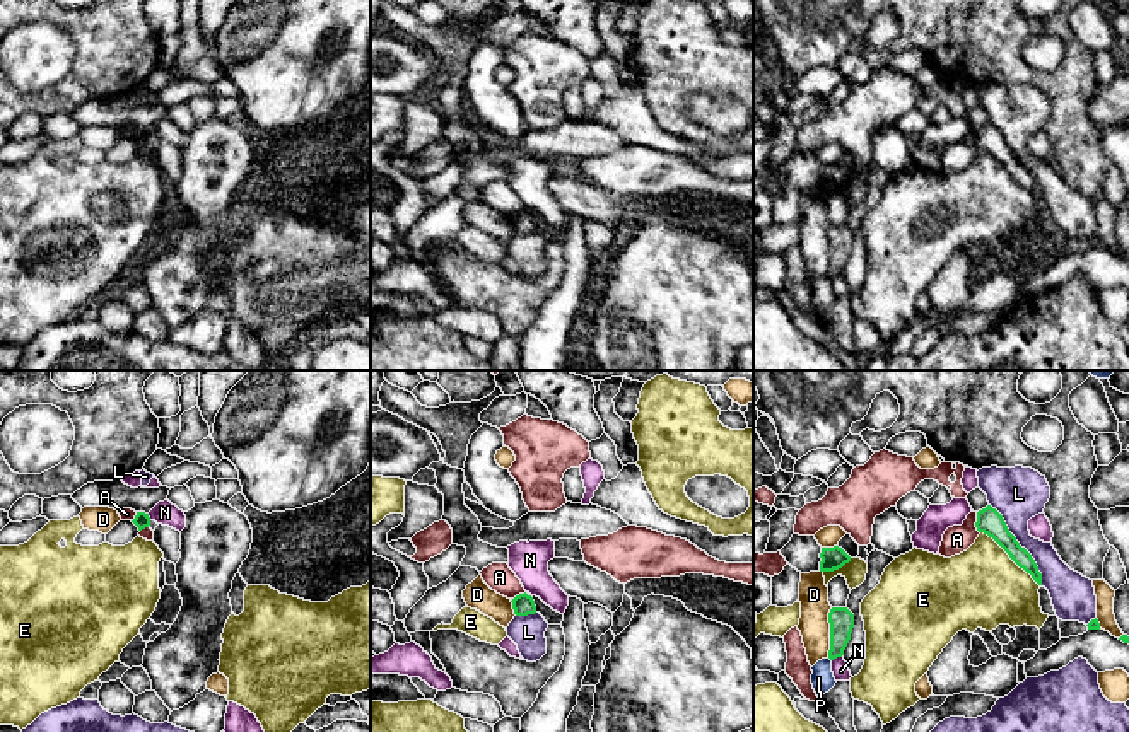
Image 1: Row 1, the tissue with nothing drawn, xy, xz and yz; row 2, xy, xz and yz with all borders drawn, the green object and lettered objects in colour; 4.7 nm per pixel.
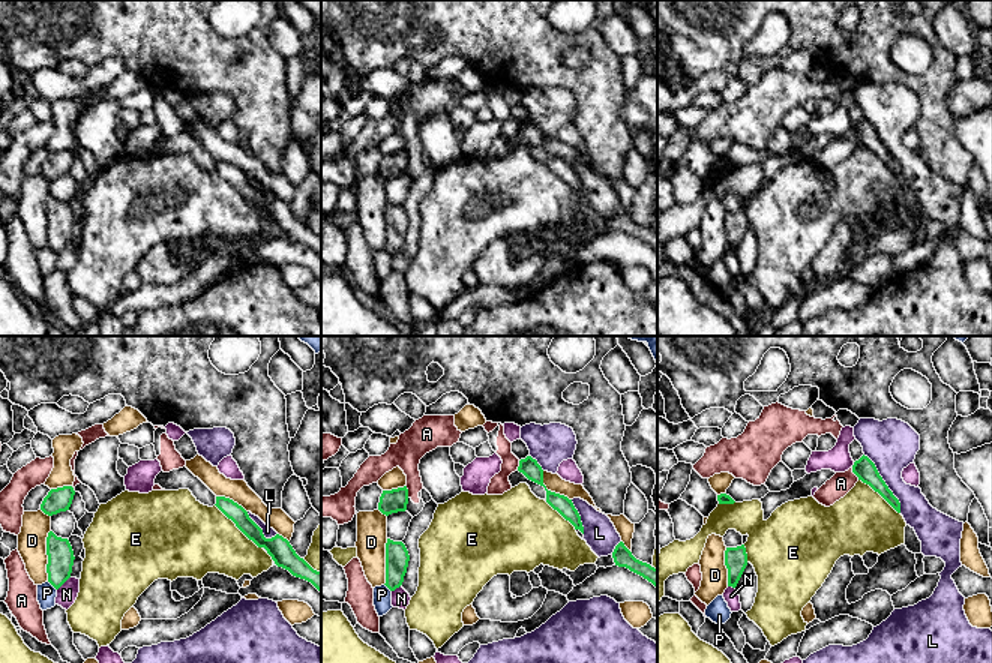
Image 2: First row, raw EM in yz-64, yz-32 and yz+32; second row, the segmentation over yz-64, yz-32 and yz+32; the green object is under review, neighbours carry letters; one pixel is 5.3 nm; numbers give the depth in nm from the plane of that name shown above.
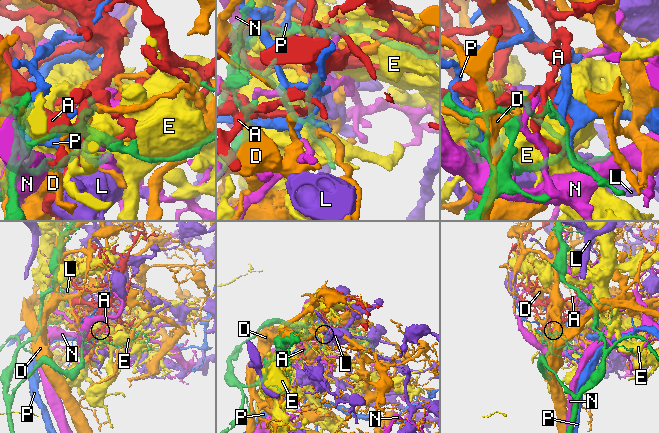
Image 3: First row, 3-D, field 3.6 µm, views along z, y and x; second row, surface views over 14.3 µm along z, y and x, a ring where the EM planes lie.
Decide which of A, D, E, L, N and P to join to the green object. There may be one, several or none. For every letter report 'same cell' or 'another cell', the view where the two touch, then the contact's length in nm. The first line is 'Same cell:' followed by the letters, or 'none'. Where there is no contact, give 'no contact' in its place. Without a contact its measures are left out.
Same cell: none
A: another cell; meets green in yz; contact 110 nm long
D: another cell; meets green in yz; contact 240 nm long
E: another cell; meets green in yz; contact 380 nm long
L: another cell; meets green in yz; contact 460 nm long
N: another cell; meets green in yz; contact 50 nm long
P: another cell; no contact

